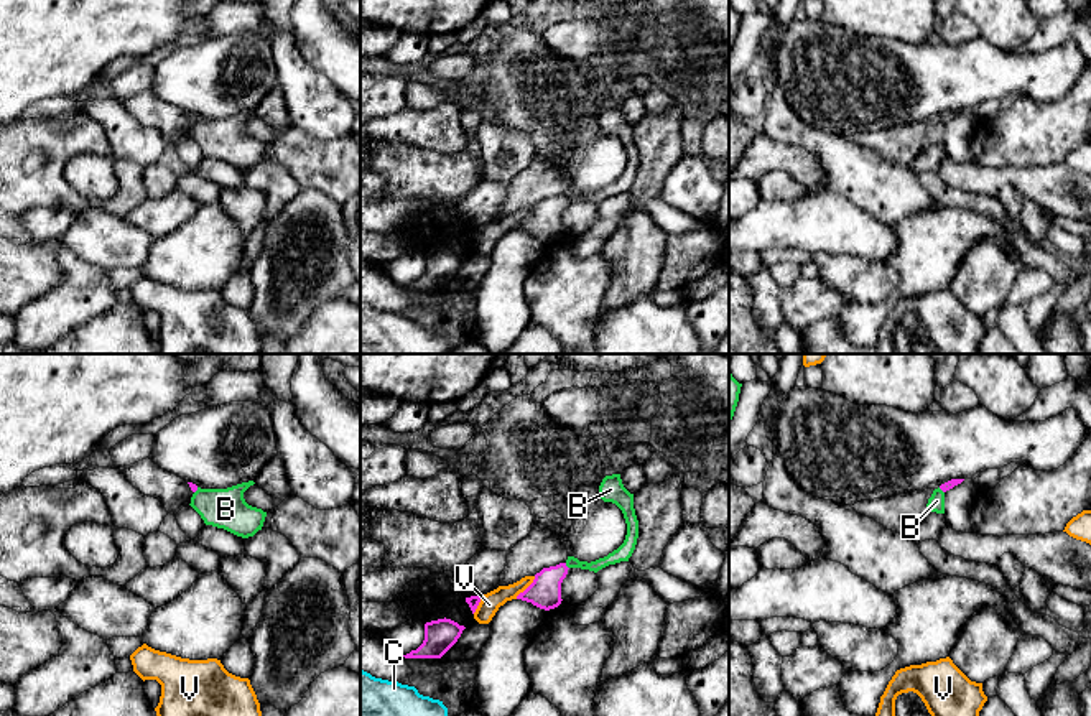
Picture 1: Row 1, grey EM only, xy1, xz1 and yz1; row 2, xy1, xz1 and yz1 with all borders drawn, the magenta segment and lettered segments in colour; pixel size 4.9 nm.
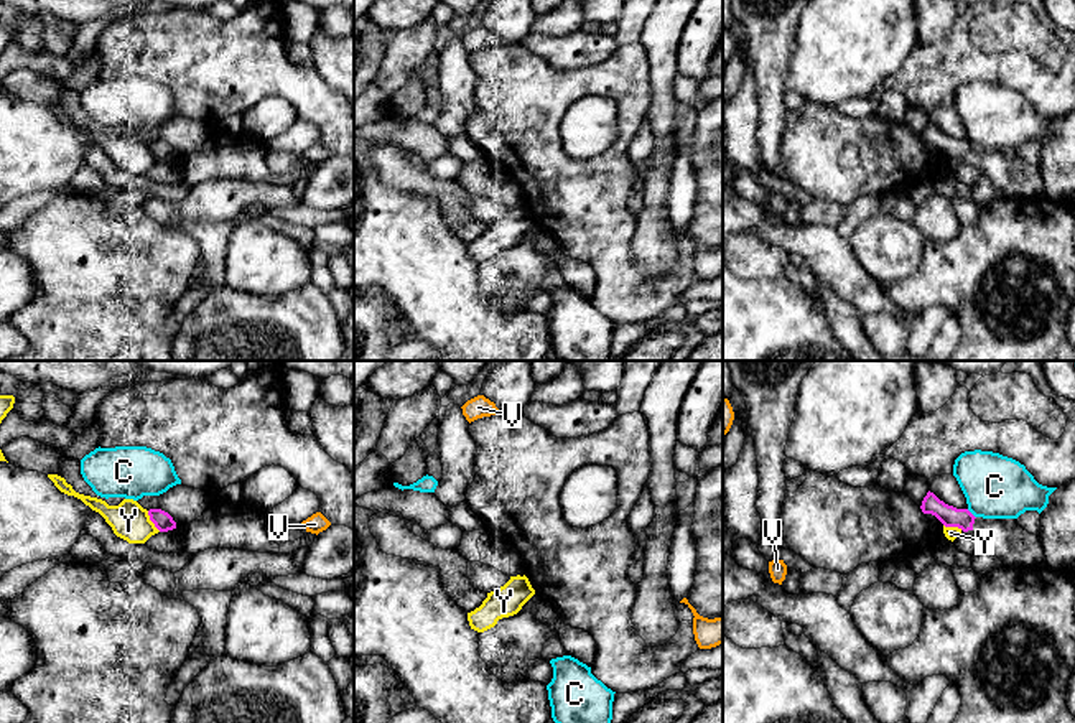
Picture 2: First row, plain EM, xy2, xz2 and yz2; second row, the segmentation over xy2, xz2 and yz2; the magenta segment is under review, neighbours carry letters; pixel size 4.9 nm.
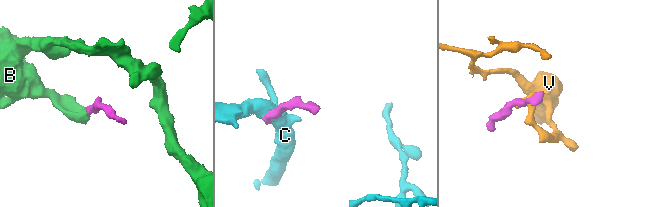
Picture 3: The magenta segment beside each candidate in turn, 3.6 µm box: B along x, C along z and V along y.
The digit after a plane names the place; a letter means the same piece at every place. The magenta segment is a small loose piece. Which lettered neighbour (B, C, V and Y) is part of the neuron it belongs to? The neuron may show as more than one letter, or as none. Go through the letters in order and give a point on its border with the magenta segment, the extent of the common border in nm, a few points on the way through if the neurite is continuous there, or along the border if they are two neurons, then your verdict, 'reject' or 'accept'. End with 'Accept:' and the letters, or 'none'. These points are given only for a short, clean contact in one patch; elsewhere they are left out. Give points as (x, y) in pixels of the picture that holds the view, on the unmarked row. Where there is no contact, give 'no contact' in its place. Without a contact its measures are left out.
B: xz1 (566, 198) | 40 nm | along xz1 (565, 195), (568, 199) | reject
C: yz2 (972, 145) | 60 nm | reject
V: xz1 (527, 219) | 150 nm | along xz1 (535, 208), (515, 229) | reject
Y: xy2 (152, 152) | 120 nm | reject
Accept: none

